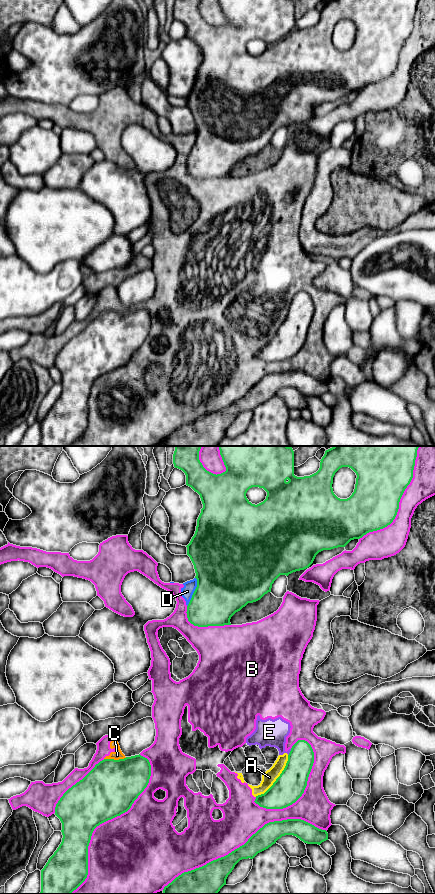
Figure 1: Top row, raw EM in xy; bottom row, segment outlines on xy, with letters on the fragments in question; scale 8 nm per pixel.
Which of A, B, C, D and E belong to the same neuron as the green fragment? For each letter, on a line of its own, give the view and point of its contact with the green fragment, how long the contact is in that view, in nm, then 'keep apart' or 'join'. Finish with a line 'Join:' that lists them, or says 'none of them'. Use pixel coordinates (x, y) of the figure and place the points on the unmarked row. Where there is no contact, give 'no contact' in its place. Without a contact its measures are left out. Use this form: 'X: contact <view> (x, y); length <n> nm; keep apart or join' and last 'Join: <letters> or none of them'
A: contact xy (277, 330); length 420 nm; keep apart
B: contact xy (245, 395); length 1400 nm; keep apart
C: contact xy (115, 312); length 180 nm; keep apart
D: contact xy (194, 144); length 240 nm; keep apart
E: contact xy (290, 304); length 60 nm; keep apart
Join: none of them

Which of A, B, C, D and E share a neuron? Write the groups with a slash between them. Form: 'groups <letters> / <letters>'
groups A B C D E

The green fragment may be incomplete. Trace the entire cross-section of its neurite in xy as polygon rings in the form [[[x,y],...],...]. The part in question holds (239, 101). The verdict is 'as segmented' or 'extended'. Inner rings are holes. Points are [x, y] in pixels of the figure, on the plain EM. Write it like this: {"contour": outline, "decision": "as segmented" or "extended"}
{"contour": [[[175,0],[173,6],[173,16],[175,20],[182,22],[186,27],[186,37],[191,39],[200,47],[203,60],[197,71],[197,78],[194,88],[187,99],[187,107],[190,109],[197,131],[197,139],[187,158],[188,173],[194,178],[224,178],[231,177],[231,169],[248,155],[260,152],[265,146],[271,144],[272,136],[280,127],[286,127],[308,120],[314,113],[316,107],[323,102],[331,102],[338,99],[345,99],[351,92],[360,91],[369,84],[383,81],[390,77],[395,71],[400,51],[413,30],[413,22],[417,9],[418,0],[330,0],[325,3],[320,12],[319,22],[304,29],[294,27],[294,3],[292,0],[219,0],[220,7],[226,19],[226,23],[221,26],[213,26],[207,23],[199,12],[201,0]],[[342,19],[351,20],[357,27],[355,41],[347,51],[338,50],[332,40],[333,29]],[[252,39],[263,40],[267,44],[266,51],[255,57],[246,49],[247,43]]], "decision": "as segmented"}

